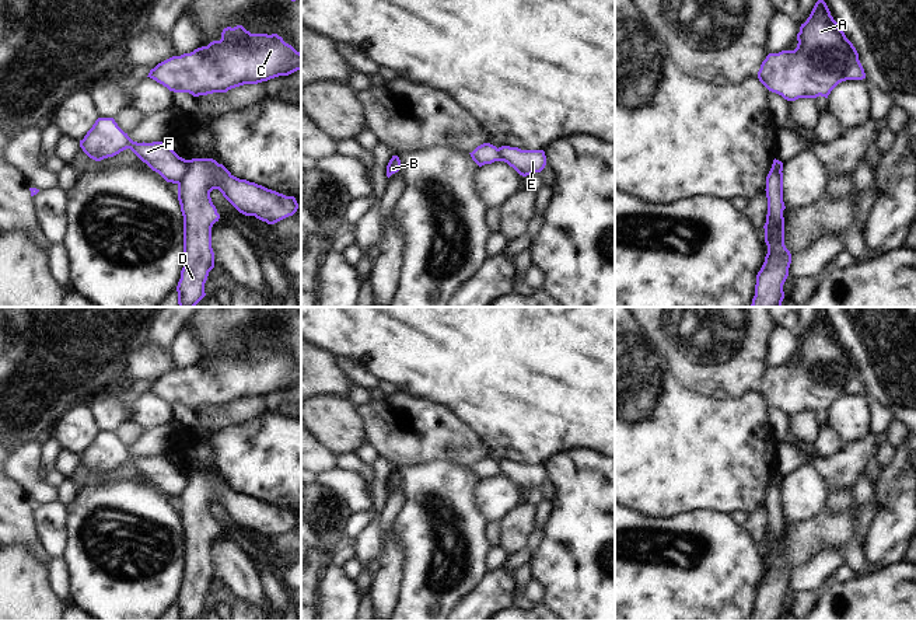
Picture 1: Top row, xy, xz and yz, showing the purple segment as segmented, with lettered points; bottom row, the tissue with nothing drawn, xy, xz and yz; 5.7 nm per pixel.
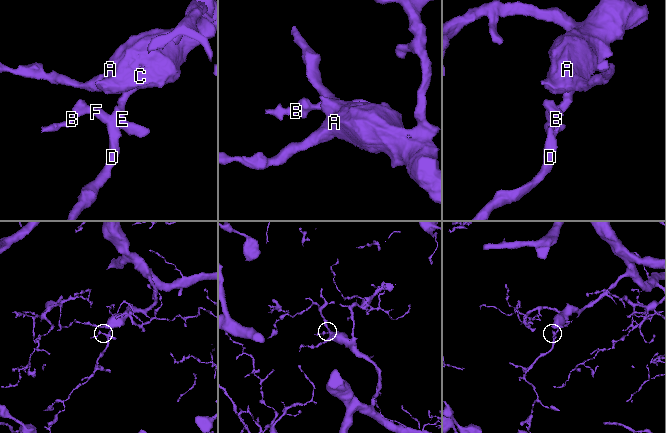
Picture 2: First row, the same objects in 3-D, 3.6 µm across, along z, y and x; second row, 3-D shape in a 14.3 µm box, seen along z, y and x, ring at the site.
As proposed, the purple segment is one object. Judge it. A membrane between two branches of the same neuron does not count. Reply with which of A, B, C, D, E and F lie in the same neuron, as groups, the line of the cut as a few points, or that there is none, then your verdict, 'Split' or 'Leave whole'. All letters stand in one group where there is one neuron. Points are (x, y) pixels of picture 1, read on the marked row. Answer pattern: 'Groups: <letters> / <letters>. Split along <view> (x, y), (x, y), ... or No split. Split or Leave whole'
Groups: A C D E / B F. Split along xy (188, 160), (186, 170), (177, 182). Split

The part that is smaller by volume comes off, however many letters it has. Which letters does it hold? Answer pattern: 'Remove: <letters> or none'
Remove: B, F

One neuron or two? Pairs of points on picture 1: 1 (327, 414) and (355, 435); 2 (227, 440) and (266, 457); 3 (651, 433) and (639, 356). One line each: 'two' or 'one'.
1: one
2: one
3: one

